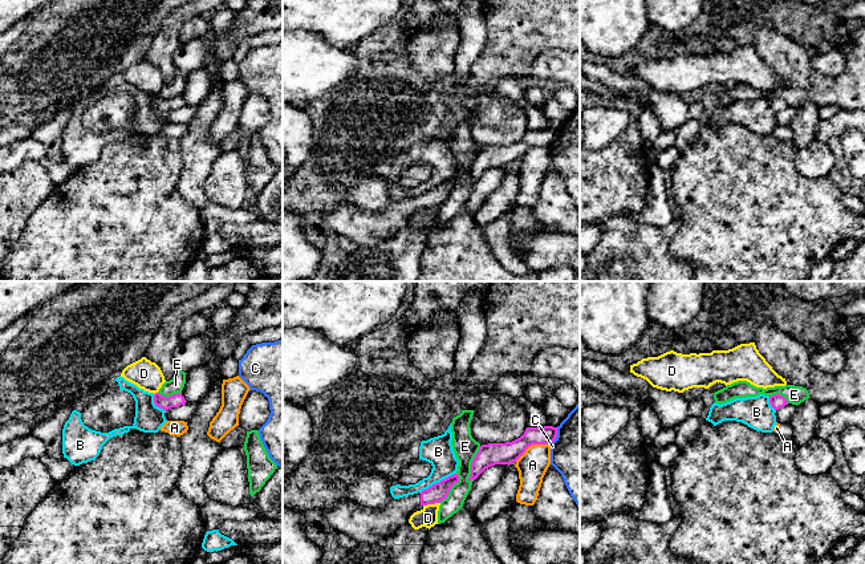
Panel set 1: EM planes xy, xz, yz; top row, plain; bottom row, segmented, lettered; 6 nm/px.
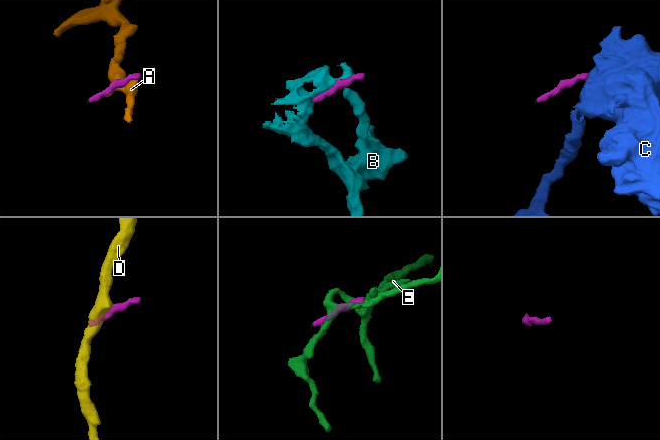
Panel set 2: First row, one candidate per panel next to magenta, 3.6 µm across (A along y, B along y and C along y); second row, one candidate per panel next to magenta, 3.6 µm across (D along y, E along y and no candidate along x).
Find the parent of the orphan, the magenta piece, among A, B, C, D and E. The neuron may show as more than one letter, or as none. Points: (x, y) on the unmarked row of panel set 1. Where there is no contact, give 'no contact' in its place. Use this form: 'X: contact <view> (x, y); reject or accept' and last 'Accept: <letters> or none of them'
A: contact xz (532, 146); reject
B: contact xz (437, 186); reject
C: contact xz (556, 138); reject
D: contact xz (431, 206); reject
E: contact xz (471, 166); reject
Accept: none of them

